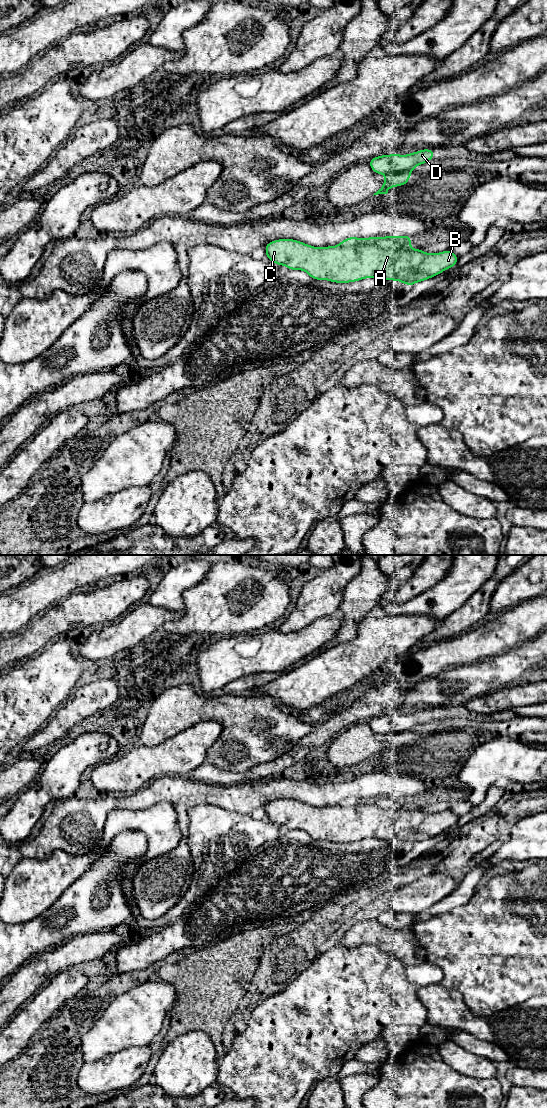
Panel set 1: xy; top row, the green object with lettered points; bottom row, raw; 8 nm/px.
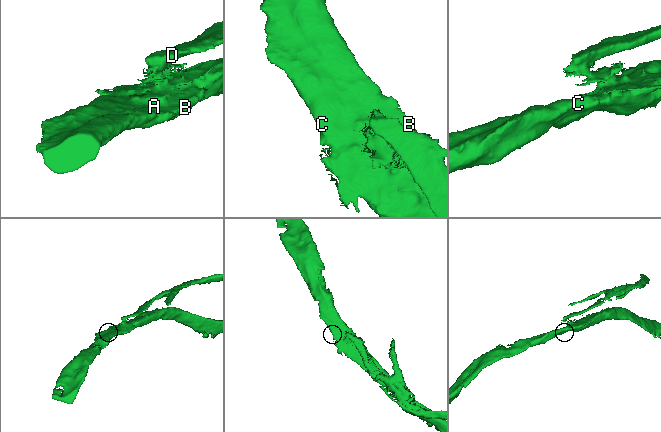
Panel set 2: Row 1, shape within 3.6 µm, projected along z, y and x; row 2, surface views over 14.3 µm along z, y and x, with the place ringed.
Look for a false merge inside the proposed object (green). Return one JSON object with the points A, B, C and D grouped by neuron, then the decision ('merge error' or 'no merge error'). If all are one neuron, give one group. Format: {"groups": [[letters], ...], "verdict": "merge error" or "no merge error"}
{"groups": [["A", "B", "C"], ["D"]], "verdict": "merge error"}

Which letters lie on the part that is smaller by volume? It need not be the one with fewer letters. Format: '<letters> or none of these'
D

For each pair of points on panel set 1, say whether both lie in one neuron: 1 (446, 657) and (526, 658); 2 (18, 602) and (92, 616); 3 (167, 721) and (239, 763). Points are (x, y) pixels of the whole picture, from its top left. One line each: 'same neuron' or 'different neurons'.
1: different neurons
2: different neurons
3: same neuron

